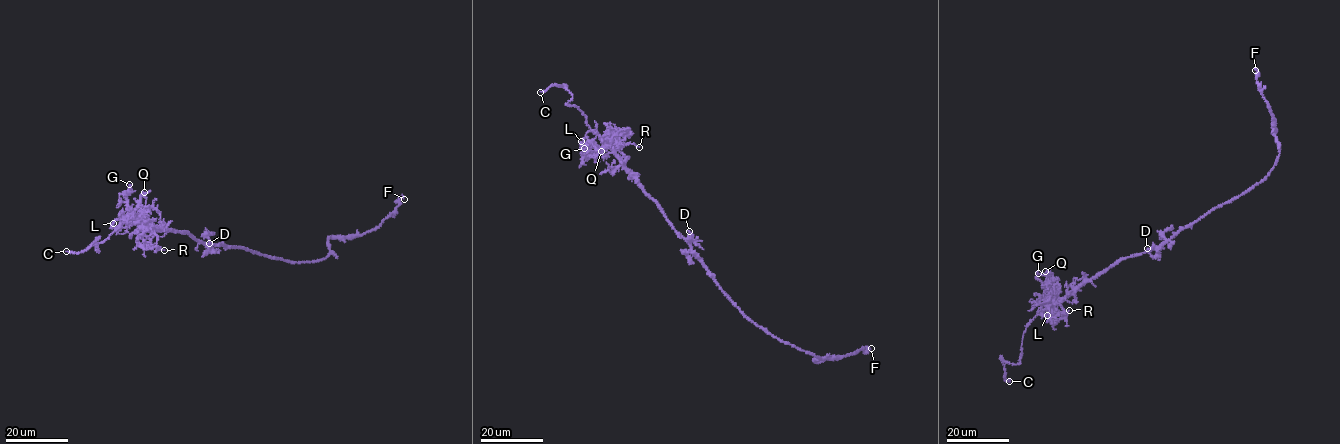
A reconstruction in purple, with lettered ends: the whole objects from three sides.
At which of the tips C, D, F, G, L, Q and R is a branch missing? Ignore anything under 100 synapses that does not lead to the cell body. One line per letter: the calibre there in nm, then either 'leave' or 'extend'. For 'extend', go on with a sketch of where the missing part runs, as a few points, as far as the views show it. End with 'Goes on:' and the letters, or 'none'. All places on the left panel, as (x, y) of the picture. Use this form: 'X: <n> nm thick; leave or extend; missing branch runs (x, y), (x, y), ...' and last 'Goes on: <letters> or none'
C: 220 nm thick; extend; missing branch runs (66, 251), (28, 240)
D: 240 nm thick; leave
F: 150 nm thick; leave
G: 110 nm thick; leave
L: 110 nm thick; leave
Q: 170 nm thick; leave
R: 120 nm thick; leave
Goes on: C

